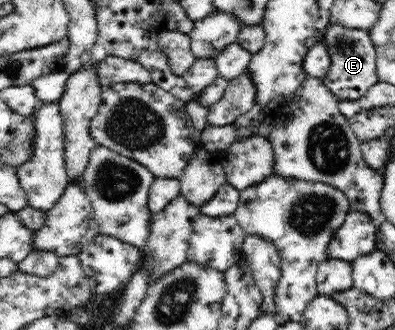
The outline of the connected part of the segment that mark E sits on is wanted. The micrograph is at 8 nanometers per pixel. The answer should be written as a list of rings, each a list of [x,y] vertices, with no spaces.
[[[330,21],[322,31],[326,52],[330,56],[329,71],[322,77],[322,83],[339,99],[356,100],[366,94],[379,80],[376,72],[376,52],[369,36],[369,30],[344,27],[342,23]]]

